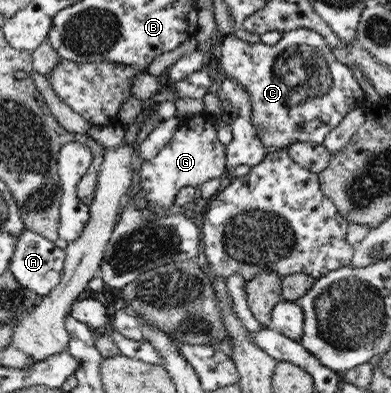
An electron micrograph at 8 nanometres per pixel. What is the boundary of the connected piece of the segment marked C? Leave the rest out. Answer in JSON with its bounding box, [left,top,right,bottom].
[217,28,366,153]

